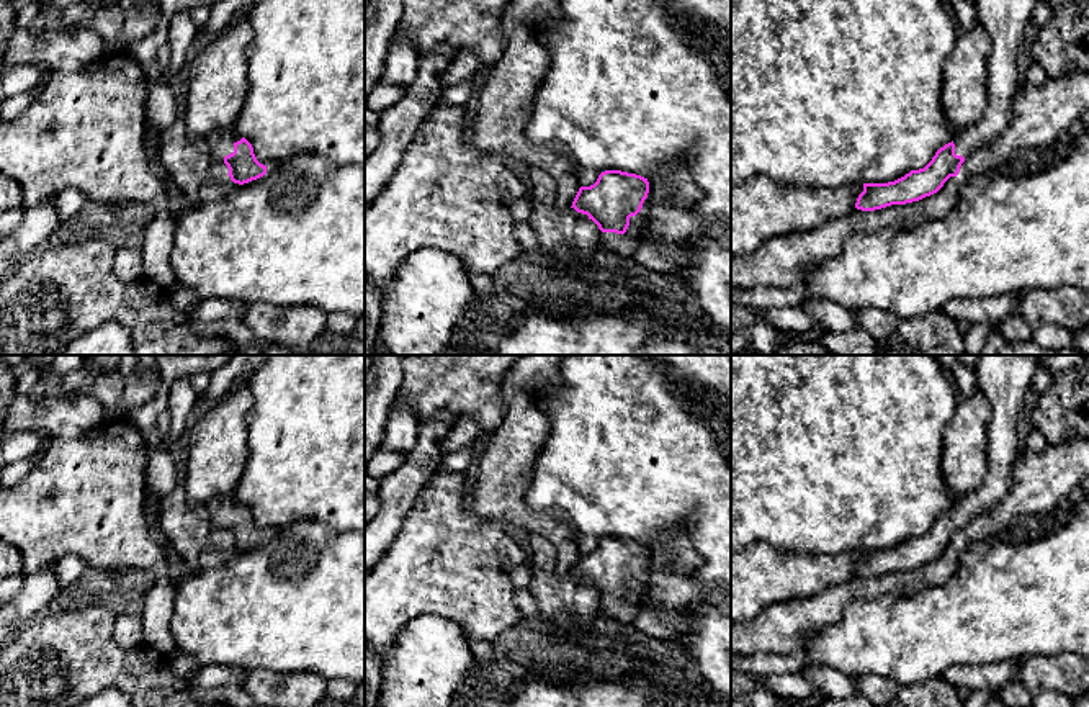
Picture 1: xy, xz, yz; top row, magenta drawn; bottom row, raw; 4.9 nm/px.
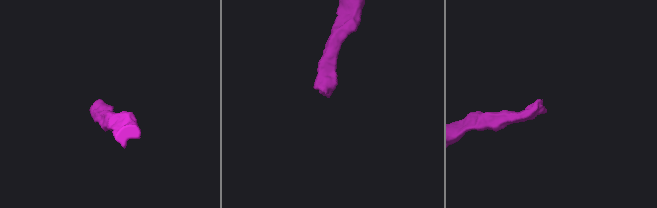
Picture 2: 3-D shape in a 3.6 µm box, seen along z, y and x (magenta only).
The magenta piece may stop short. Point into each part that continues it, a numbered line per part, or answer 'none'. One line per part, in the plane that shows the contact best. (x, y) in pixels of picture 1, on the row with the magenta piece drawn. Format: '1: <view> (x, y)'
1: xy (221, 143)

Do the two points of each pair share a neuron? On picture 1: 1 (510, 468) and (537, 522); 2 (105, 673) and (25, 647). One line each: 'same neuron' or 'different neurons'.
1: same neuron
2: same neuron

